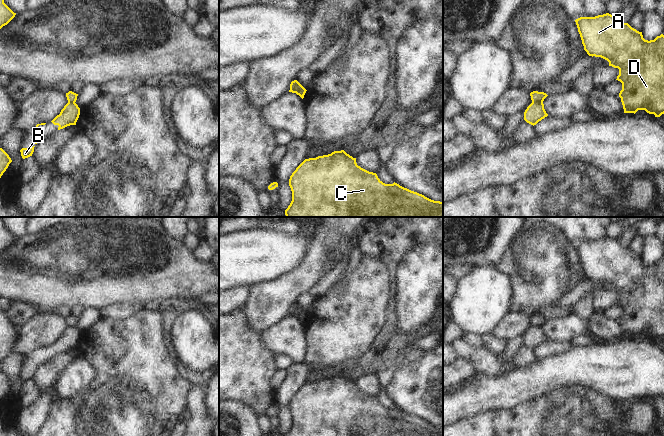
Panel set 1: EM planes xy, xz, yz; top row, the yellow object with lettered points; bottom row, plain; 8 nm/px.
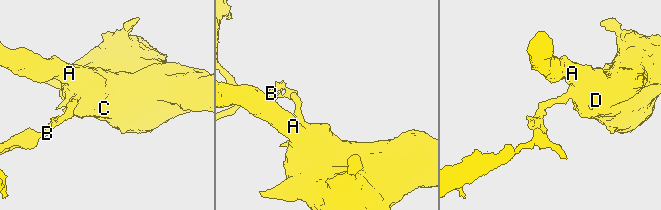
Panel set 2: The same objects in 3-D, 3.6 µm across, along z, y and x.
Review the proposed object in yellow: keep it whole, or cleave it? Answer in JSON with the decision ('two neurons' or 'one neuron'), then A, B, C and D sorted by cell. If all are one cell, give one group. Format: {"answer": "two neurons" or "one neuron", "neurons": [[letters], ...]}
{"answer": "two neurons", "neurons": [["A", "C", "D"], ["B"]]}

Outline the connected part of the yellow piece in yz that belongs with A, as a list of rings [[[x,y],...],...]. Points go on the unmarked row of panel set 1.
[[[609,237],[580,241],[575,246],[587,278],[601,281],[609,286],[609,290],[619,293],[616,304],[622,307],[619,321],[624,337],[635,338],[638,334],[645,334],[655,341],[664,338],[664,259],[645,264],[642,256]]]

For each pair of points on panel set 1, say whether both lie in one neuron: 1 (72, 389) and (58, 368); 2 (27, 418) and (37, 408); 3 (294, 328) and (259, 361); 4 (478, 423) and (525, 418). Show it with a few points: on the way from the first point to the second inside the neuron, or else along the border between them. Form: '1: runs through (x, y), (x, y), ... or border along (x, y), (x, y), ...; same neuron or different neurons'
1: border along (78, 356), (56, 379); different neurons
2: runs through (29, 416), (35, 410); same neuron
3: border along (262, 332), (263, 343), (273, 352); different neurons
4: runs through (490, 423), (513, 423); same neuron

